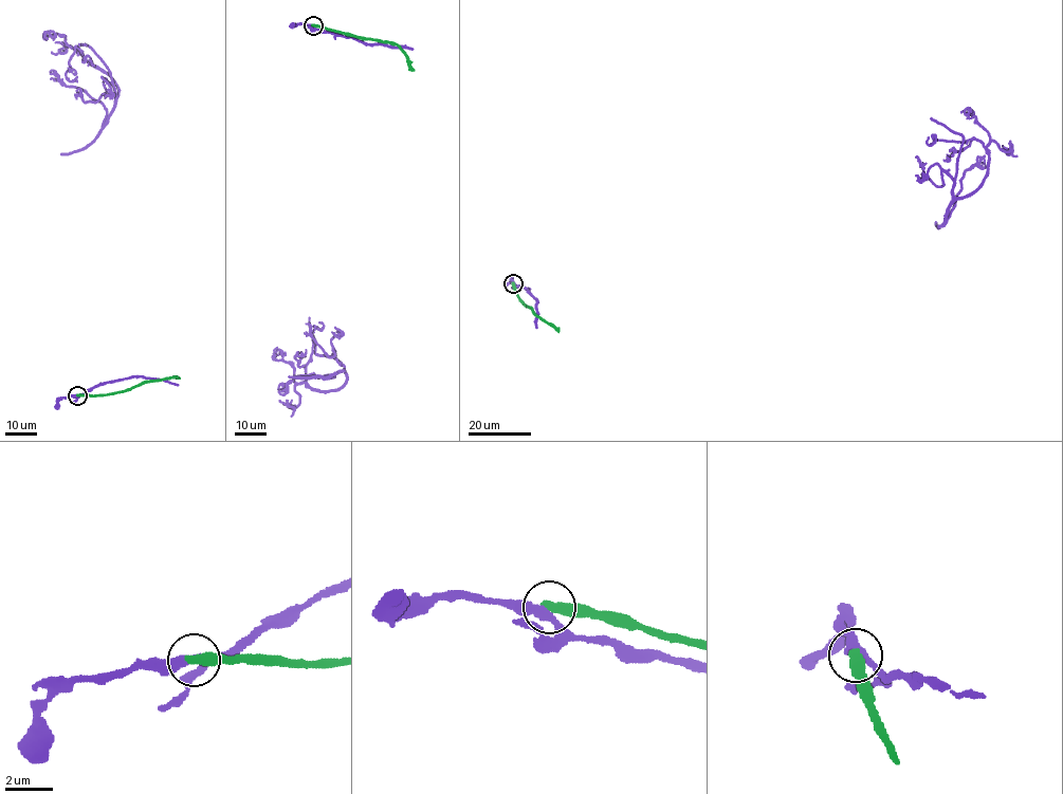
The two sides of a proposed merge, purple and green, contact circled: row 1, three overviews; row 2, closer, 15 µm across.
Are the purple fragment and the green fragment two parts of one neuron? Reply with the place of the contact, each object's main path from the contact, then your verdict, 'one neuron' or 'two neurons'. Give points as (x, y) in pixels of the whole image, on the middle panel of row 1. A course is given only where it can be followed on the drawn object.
place (313, 25); course purple (312, 25), (371, 47), (334, 327), (342, 334), (331, 340), (346, 377), (322, 391), (306, 377), (319, 322); course green (312, 25), (396, 44), (411, 71); two neurons

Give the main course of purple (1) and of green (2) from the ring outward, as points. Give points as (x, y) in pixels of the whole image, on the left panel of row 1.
1: (77, 394), (136, 376), (105, 97), (112, 94), (102, 77), (117, 92), (89, 59)
2: (77, 394), (113, 394), (145, 382), (178, 377)

